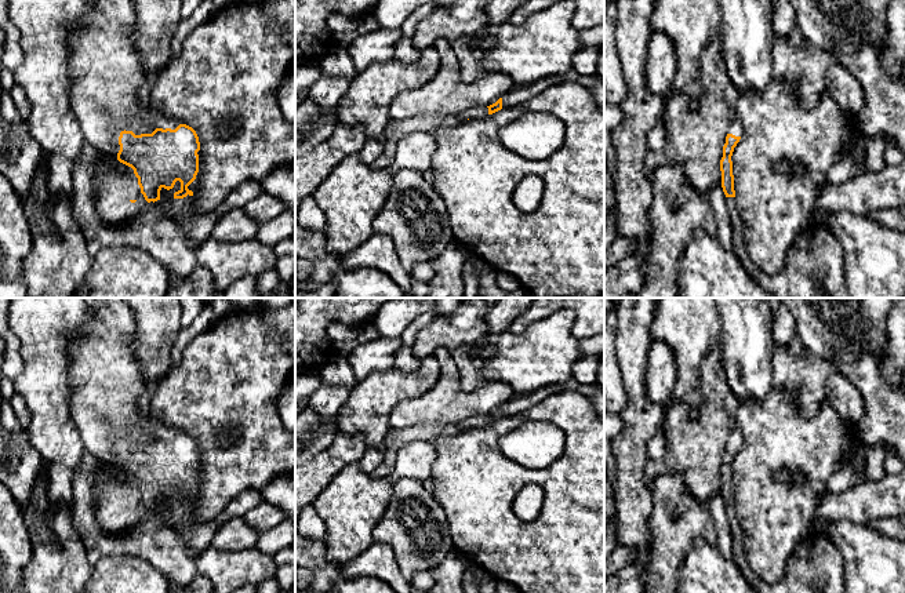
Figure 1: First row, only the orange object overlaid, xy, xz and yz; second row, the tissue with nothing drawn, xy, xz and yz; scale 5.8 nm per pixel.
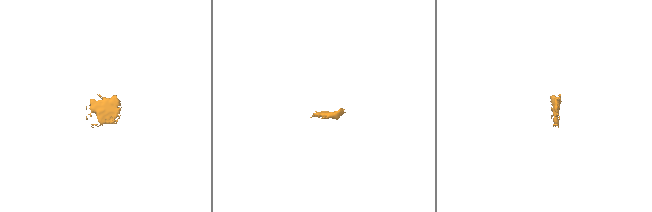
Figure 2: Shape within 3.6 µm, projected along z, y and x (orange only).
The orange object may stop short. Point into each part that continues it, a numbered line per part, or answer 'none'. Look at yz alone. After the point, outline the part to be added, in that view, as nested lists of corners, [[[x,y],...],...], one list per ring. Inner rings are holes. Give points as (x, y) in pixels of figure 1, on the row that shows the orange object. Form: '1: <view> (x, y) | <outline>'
1: yz (736, 127) | [[[734,117],[731,121],[730,121],[730,128],[728,128],[728,132],[727,134],[733,134],[735,137],[742,137],[744,134],[744,128],[742,128],[742,124],[739,121],[738,117]]]

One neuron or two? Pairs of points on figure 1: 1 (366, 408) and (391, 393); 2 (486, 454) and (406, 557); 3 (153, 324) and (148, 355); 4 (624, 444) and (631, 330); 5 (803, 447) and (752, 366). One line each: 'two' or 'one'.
1: one
2: two
3: one
4: one
5: two

